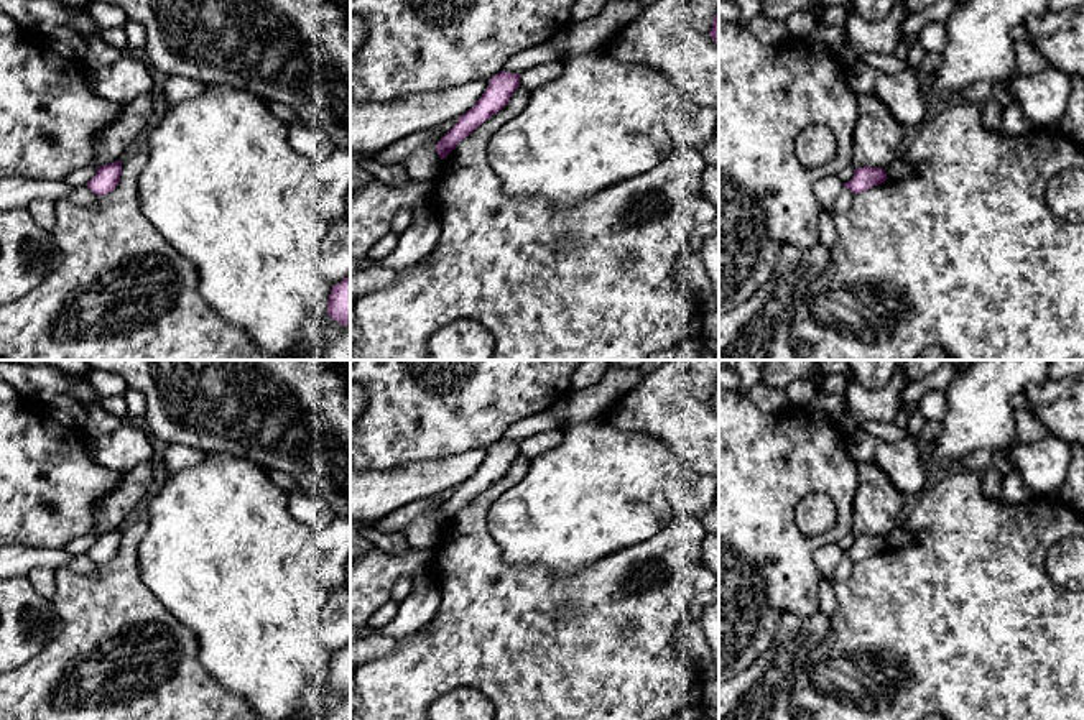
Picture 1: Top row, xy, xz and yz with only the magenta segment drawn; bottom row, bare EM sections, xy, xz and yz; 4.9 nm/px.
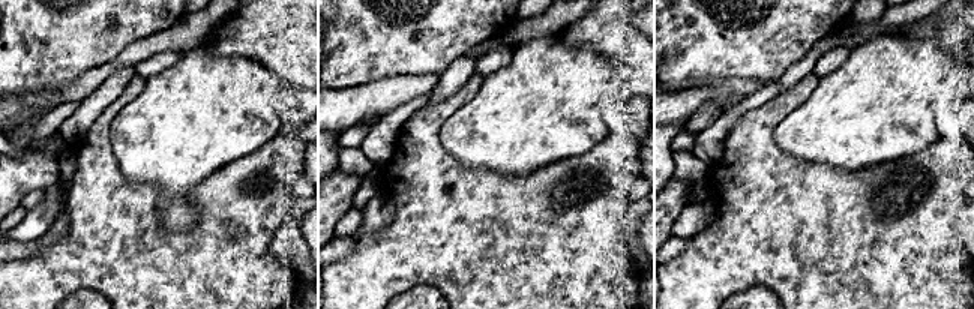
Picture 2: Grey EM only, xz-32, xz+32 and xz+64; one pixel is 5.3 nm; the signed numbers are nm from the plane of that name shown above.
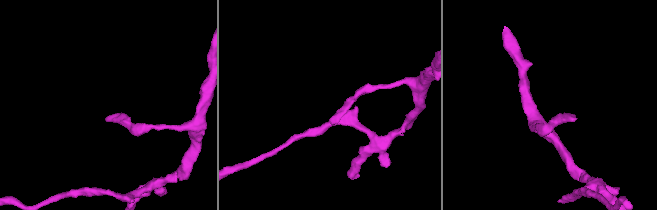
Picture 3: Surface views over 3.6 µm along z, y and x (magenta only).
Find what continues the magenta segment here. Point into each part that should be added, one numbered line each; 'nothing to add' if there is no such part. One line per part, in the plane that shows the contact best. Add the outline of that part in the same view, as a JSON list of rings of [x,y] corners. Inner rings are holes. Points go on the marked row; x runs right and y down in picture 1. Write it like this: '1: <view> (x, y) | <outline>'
nothing to add

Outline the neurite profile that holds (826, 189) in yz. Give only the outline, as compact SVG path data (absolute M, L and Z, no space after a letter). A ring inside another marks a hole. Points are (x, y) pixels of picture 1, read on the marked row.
M837 174L824 176L814 182L814 196L826 210L834 204L842 189L844 182Z

